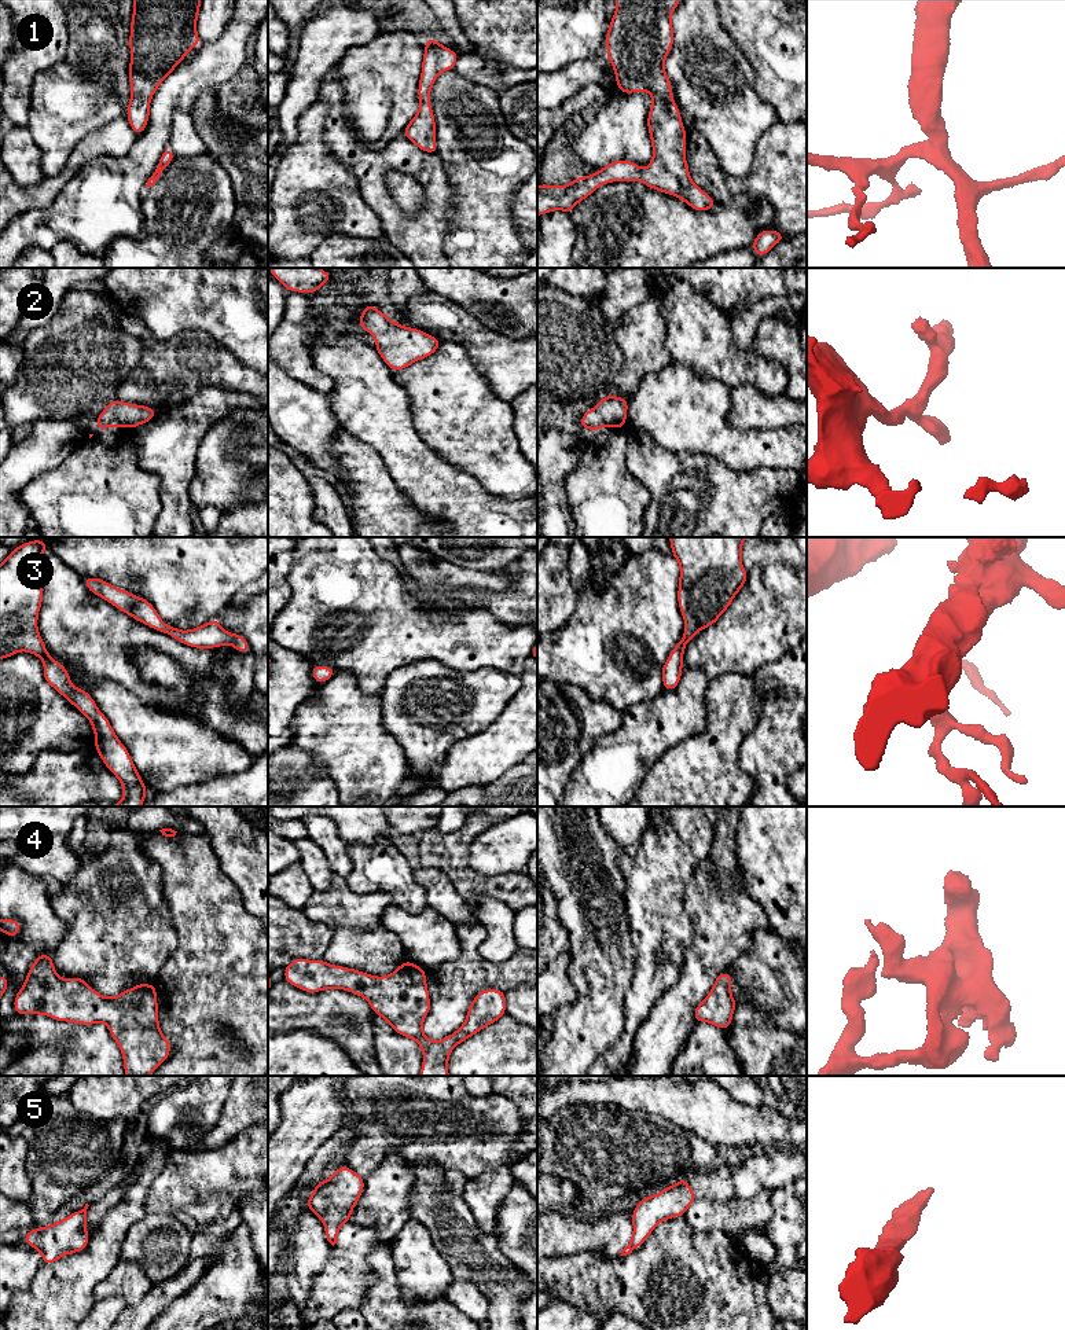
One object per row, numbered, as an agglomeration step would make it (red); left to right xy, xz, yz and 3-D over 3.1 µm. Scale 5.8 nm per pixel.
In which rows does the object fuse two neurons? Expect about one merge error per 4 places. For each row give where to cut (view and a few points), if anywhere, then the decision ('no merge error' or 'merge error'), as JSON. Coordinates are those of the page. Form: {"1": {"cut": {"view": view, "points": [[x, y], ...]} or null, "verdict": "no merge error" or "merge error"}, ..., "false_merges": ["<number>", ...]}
{"1": {"cut": null, "verdict": "no merge error"}, "2": {"cut": null, "verdict": "no merge error"}, "3": {"cut": null, "verdict": "no merge error"}, "4": {"cut": null, "verdict": "no merge error"}, "5": {"cut": null, "verdict": "no merge error"}, "false_merges": []}

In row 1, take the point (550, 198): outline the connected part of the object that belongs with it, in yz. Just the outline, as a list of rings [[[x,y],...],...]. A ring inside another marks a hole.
[[[616,0],[617,8],[610,19],[605,43],[607,60],[616,74],[617,88],[623,93],[646,91],[653,98],[647,115],[647,128],[651,139],[653,159],[643,170],[632,161],[614,161],[596,173],[576,177],[566,185],[537,185],[537,216],[554,210],[572,213],[574,206],[590,196],[598,187],[613,181],[640,180],[649,188],[677,196],[697,212],[713,210],[715,201],[691,180],[686,161],[686,128],[682,124],[680,110],[672,98],[672,85],[665,73],[665,58],[673,47],[673,26],[671,15],[680,0]]]

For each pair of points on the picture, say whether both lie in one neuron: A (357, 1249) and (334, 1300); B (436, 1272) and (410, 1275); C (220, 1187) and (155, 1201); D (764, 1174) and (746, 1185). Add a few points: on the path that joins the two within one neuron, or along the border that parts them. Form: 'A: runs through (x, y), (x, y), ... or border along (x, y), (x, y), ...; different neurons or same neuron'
A: runs through (349, 1261), (348, 1272), (338, 1288); same neuron
B: runs through (429, 1274), (417, 1275); same neuron
C: runs through (204, 1187), (179, 1187), (172, 1191); same neuron
D: runs through (760, 1174), (750, 1180); same neuron

